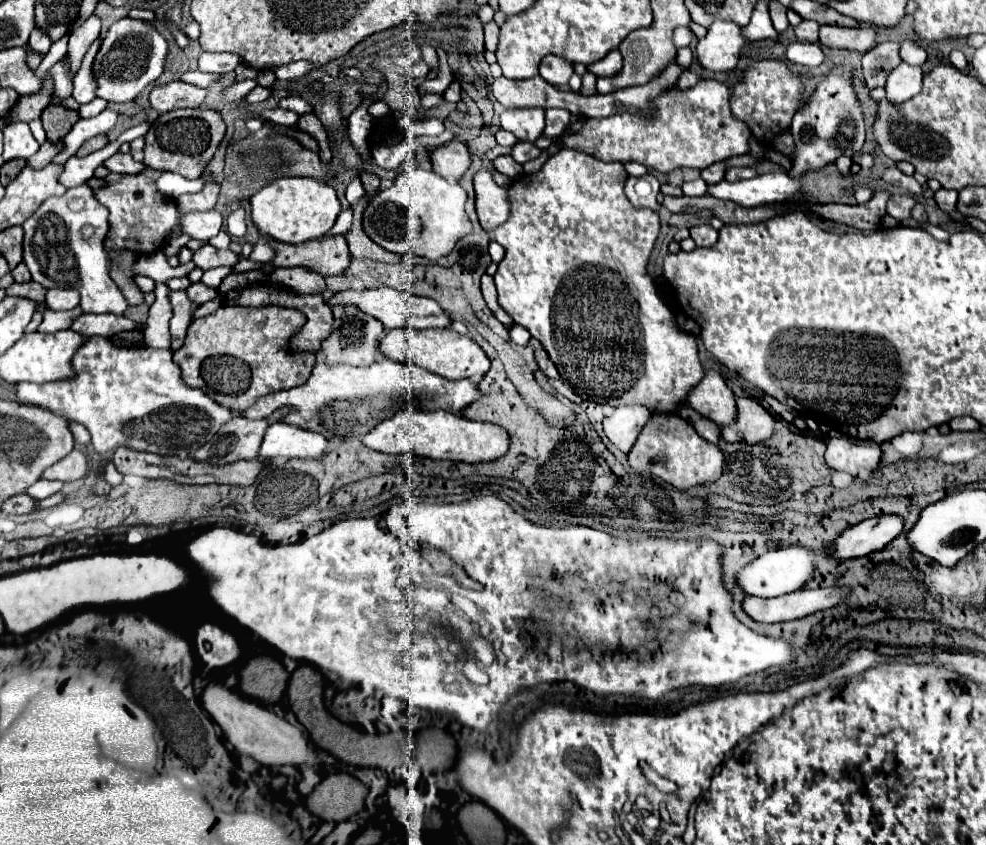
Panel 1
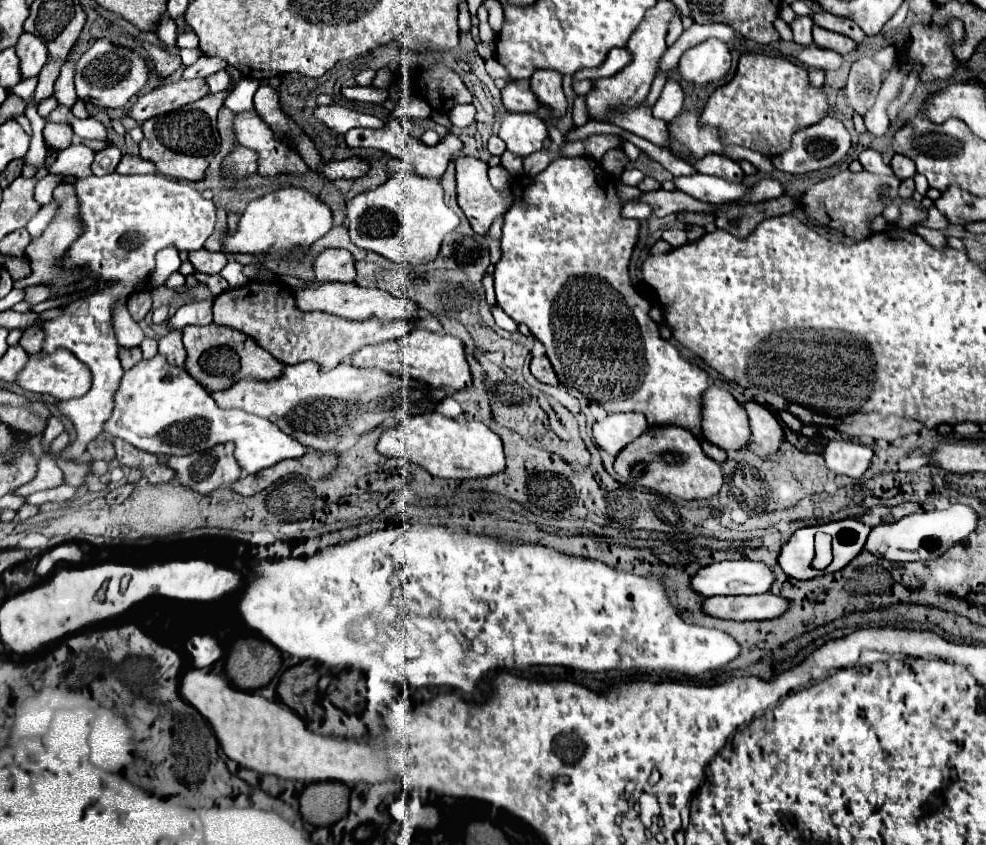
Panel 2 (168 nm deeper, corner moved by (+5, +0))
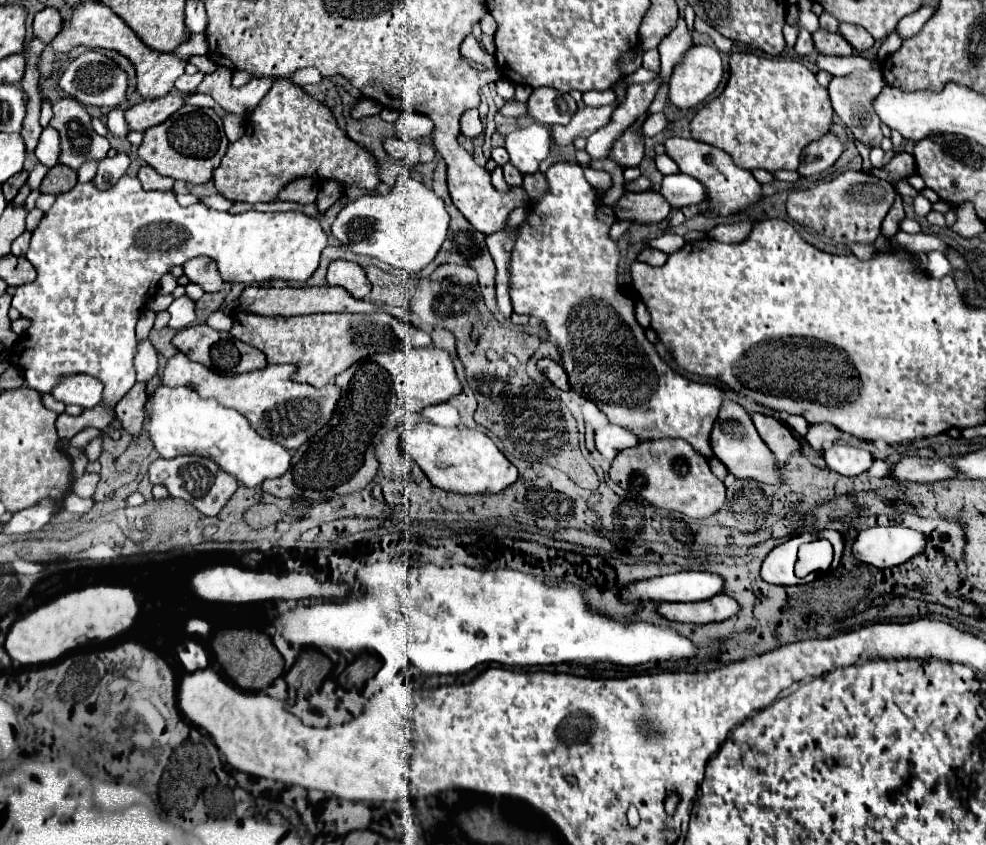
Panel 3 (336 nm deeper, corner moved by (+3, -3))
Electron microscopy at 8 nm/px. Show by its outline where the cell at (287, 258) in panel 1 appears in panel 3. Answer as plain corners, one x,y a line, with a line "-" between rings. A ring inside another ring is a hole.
332,261
328,267
326,279
328,279
328,285
344,287
356,299
366,299
372,289
364,269
352,261

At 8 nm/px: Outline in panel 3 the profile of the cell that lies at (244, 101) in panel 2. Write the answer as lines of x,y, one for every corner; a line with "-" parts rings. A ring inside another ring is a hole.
194,93
194,95
184,95
184,103
186,105
194,105
194,107
214,107
214,99
206,93

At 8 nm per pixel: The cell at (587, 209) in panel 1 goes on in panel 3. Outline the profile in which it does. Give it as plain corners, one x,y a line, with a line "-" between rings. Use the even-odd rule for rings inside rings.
556,163
546,171
546,177
550,191
538,199
538,203
530,205
528,219
520,227
520,235
512,251
510,297
514,311
534,315
546,325
550,339
560,347
564,359
562,367
568,373
572,389
582,393
582,397
590,399
600,411
604,411
610,423
632,431
638,441
664,437
684,439
700,455
712,459
714,453
710,449
710,431
722,405
722,391
716,385
688,381
686,377
674,373
658,357
654,345
646,341
644,329
636,323
634,317
634,301
626,299
618,291
618,247
616,241
608,237
610,227
596,219
596,195
592,185
586,183
582,167
572,163

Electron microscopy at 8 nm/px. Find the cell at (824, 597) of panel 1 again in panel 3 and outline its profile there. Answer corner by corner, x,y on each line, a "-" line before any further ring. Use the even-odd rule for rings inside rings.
716,595
694,603
660,603
656,613
674,623
712,623
724,621
740,611
738,603
726,595

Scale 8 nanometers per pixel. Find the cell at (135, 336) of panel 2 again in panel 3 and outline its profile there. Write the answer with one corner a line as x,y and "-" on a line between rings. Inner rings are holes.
150,341
138,343
138,353
136,353
134,365
136,365
138,381
142,381
142,383
150,381
158,373
158,355

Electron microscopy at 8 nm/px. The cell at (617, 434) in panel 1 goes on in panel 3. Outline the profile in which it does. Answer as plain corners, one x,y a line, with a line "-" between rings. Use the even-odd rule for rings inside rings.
610,423
596,431
596,449
608,461
612,461
622,449
628,449
634,445
638,445
638,439
630,431
624,431
624,427
620,425

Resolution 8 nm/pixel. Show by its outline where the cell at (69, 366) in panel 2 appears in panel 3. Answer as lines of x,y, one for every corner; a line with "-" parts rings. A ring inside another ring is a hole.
74,375
72,379
64,379
52,395
66,405
76,404
83,409
93,408
102,401
104,385
90,375

